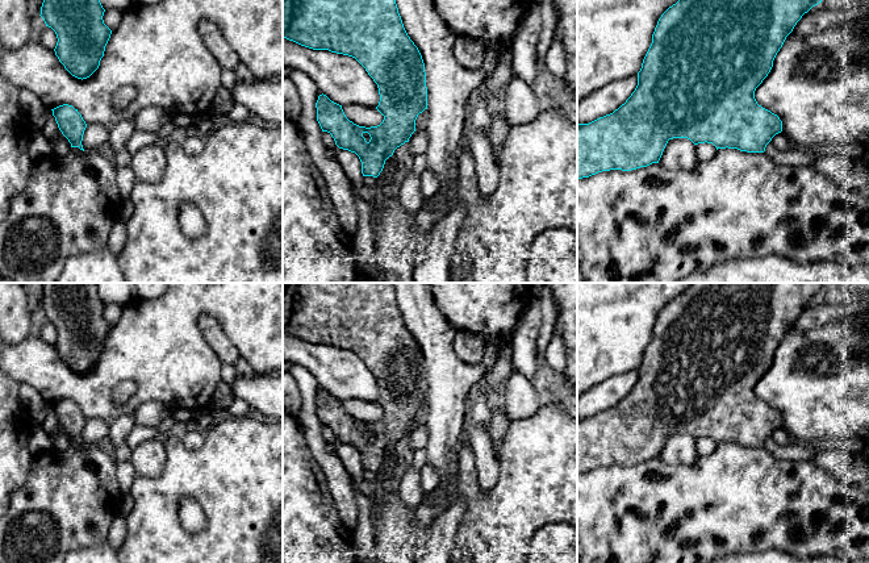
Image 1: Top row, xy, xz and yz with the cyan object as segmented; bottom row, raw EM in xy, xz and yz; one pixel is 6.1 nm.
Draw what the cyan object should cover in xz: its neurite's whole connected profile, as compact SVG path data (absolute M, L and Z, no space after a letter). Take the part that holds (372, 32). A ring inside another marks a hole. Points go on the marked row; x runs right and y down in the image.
M283 0L283 38L313 50L352 57L377 84L380 101L376 109L384 116L377 126L354 124L342 105L323 93L316 103L322 132L330 133L339 149L359 157L363 176L377 178L394 150L409 142L418 114L427 109L425 63L404 28L396 0Z

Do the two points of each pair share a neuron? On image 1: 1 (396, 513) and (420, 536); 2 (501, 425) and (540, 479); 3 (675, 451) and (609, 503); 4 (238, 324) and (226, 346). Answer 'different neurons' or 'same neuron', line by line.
1: same neuron
2: different neurons
3: different neurons
4: different neurons

